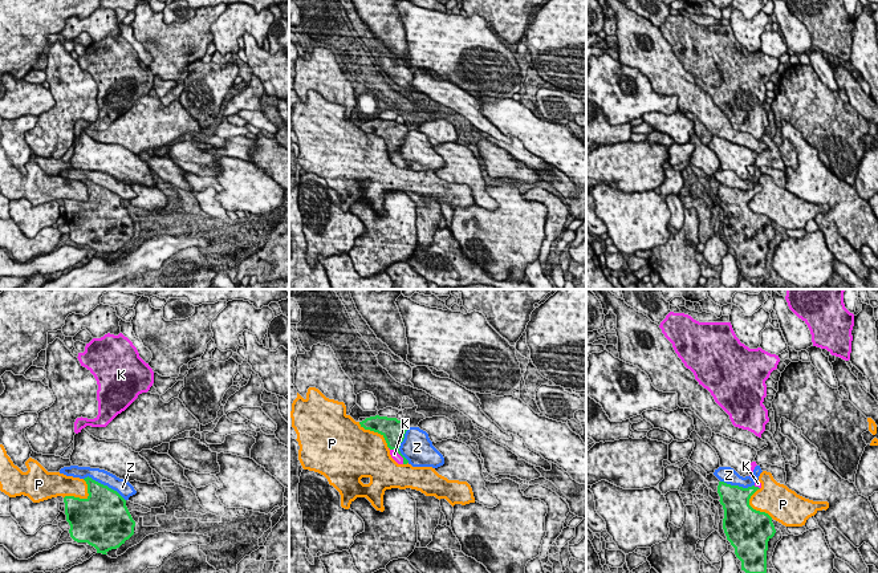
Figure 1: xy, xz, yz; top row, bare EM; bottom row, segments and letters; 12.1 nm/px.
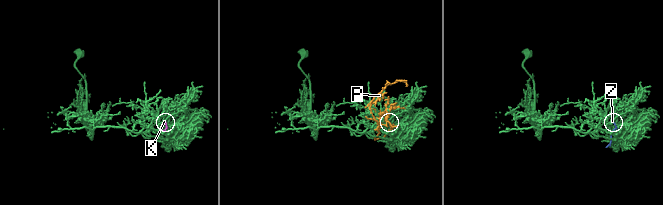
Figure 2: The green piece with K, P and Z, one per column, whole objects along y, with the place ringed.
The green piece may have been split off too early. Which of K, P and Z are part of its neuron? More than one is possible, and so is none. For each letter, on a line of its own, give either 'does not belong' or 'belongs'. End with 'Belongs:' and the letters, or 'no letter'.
K: belongs
P: does not belong
Z: does not belong
Belongs: K

